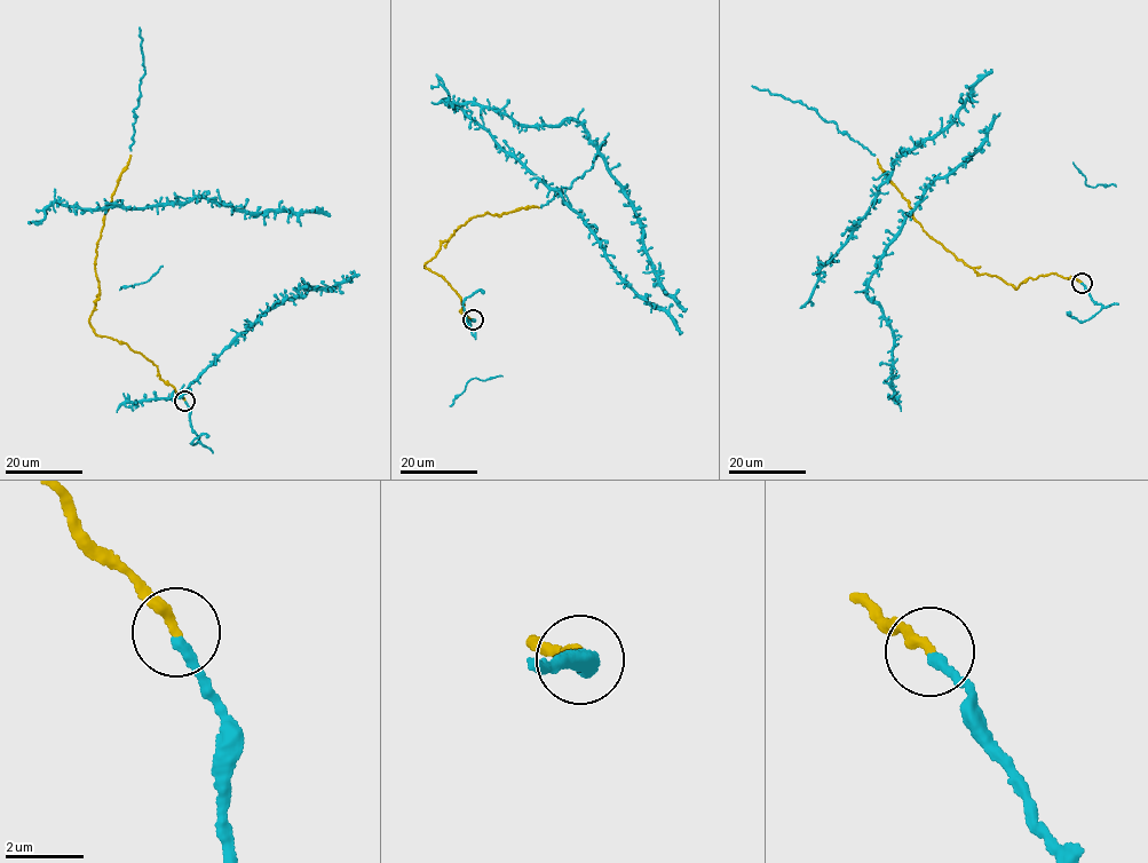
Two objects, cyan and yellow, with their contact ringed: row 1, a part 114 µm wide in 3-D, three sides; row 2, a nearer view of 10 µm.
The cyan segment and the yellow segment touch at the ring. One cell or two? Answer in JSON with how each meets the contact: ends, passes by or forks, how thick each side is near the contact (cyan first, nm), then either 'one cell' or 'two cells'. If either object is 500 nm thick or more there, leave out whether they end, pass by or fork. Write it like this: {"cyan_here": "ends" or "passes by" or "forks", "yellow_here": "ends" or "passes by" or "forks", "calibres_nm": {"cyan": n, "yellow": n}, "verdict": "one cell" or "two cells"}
{"cyan_here": "ends", "yellow_here": "ends", "calibres_nm": {"cyan": 260, "yellow": 280}, "verdict": "one cell"}

